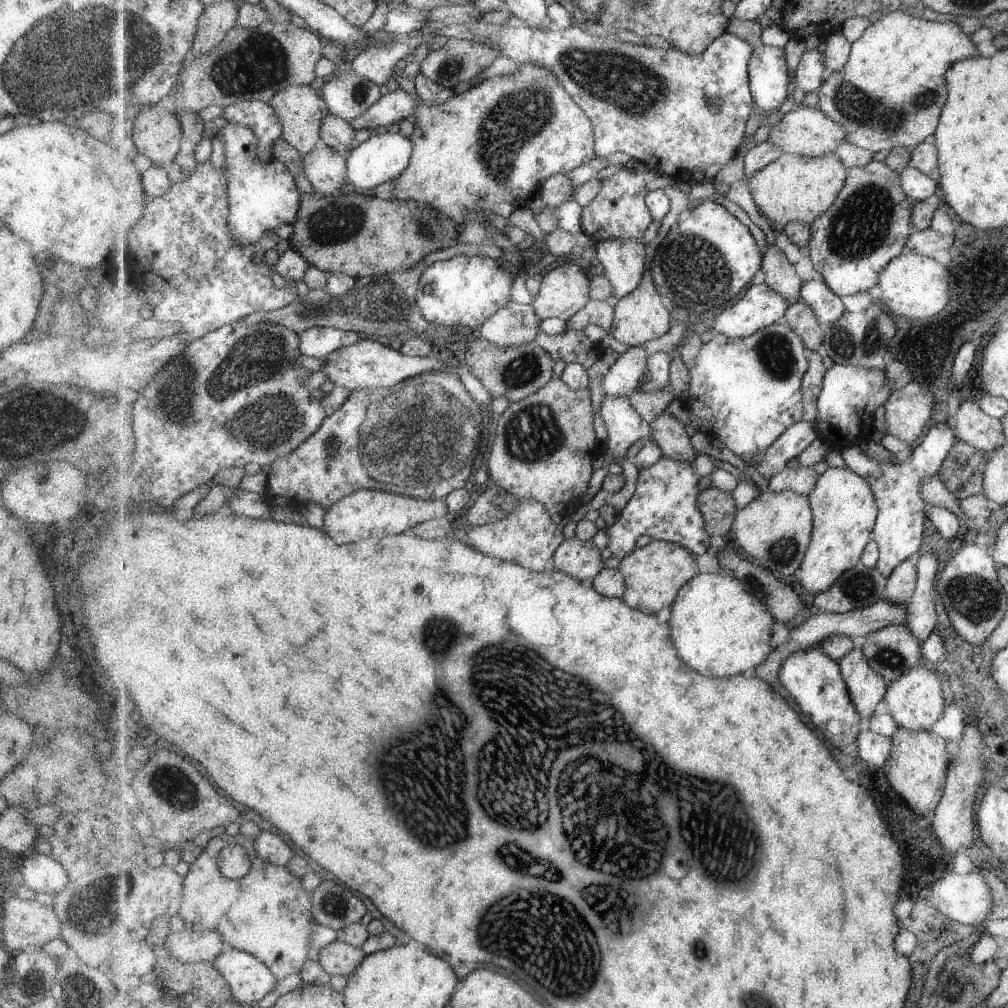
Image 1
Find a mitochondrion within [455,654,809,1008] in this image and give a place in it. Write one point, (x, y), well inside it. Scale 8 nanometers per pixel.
(508, 930)

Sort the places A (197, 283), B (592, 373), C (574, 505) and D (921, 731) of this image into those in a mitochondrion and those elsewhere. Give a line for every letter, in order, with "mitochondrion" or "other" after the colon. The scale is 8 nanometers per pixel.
A: mitochondrion
B: other
C: other
D: other

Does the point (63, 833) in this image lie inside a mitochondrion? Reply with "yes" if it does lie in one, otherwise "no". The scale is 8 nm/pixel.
no

